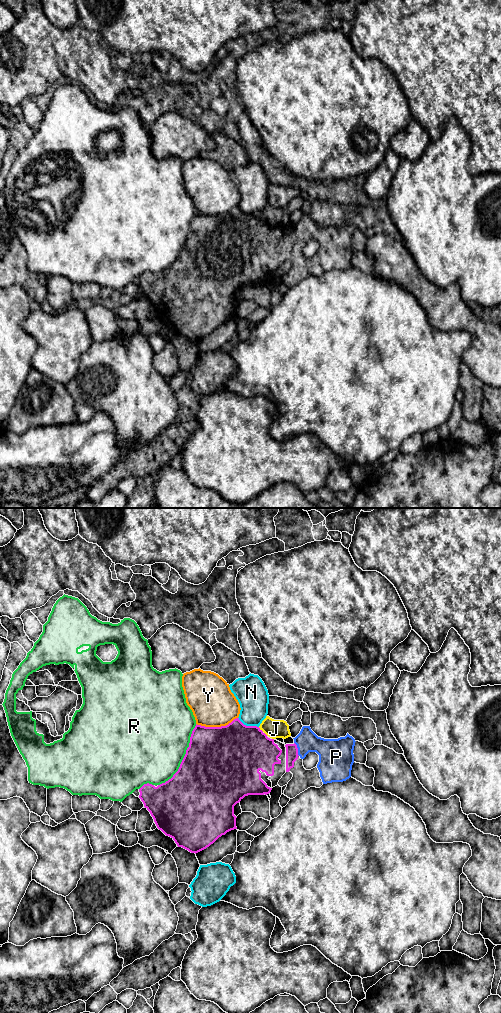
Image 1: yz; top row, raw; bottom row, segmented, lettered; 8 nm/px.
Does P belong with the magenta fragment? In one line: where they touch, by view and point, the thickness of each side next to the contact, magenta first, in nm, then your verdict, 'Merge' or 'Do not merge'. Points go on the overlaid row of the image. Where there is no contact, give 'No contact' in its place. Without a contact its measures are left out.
Touches magenta at yz (297, 749). Thickness 100 nm (magenta) against 180 nm. Merge

